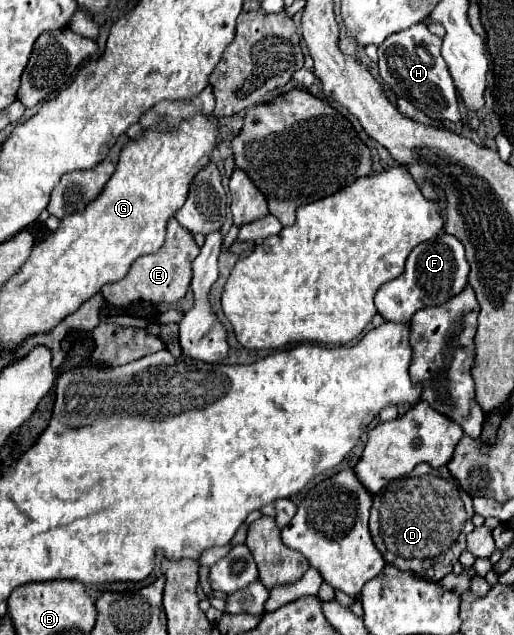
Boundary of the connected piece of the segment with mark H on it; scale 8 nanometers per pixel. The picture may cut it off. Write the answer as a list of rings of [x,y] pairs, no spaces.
[[[419,21],[415,27],[389,35],[379,45],[379,75],[393,89],[397,97],[405,97],[413,107],[423,111],[431,119],[459,121],[459,107],[455,97],[455,85],[447,65],[439,53],[441,39]]]

